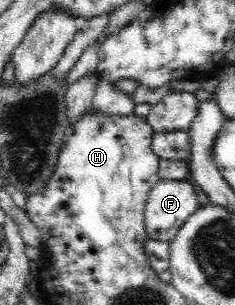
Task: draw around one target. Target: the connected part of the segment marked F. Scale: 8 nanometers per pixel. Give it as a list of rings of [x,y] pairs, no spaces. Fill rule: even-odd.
[[[158,181],[148,193],[143,214],[147,238],[170,242],[199,207],[188,181]]]

